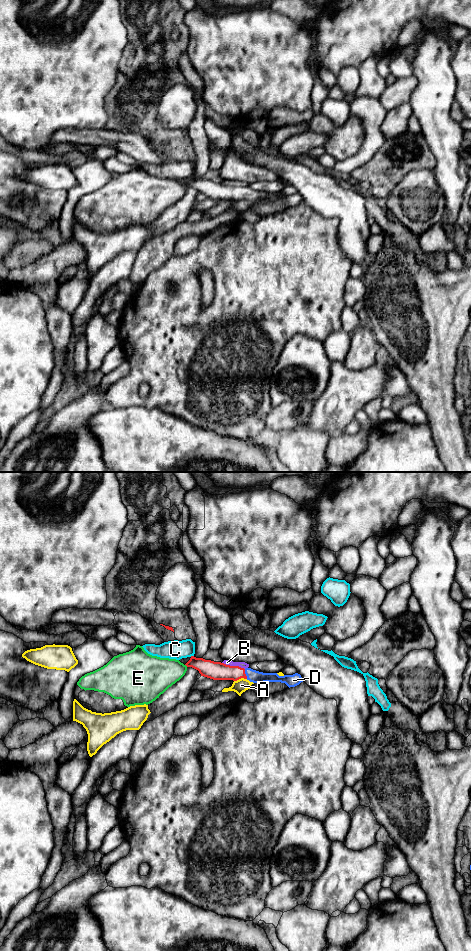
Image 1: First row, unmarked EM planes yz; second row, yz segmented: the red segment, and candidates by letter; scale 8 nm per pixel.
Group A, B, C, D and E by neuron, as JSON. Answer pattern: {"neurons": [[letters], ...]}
{"neurons": [["A"], ["B"], ["C"], ["D"], ["E"]]}

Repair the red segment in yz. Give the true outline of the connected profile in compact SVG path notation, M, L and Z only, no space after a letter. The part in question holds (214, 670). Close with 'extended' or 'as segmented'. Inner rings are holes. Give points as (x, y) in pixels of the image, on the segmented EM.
M191 656L185 665L198 670L201 676L213 680L237 681L244 678L253 683L281 682L285 683L289 688L295 687L303 682L303 678L298 673L279 676L277 673L263 673L251 668L244 669L239 666L230 666L221 662L196 658L194 656Z; extended

